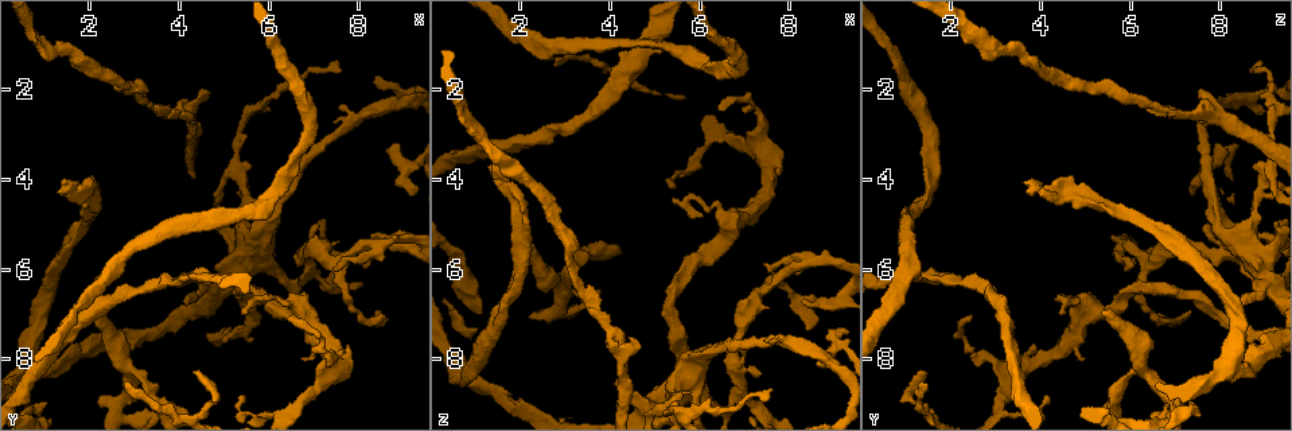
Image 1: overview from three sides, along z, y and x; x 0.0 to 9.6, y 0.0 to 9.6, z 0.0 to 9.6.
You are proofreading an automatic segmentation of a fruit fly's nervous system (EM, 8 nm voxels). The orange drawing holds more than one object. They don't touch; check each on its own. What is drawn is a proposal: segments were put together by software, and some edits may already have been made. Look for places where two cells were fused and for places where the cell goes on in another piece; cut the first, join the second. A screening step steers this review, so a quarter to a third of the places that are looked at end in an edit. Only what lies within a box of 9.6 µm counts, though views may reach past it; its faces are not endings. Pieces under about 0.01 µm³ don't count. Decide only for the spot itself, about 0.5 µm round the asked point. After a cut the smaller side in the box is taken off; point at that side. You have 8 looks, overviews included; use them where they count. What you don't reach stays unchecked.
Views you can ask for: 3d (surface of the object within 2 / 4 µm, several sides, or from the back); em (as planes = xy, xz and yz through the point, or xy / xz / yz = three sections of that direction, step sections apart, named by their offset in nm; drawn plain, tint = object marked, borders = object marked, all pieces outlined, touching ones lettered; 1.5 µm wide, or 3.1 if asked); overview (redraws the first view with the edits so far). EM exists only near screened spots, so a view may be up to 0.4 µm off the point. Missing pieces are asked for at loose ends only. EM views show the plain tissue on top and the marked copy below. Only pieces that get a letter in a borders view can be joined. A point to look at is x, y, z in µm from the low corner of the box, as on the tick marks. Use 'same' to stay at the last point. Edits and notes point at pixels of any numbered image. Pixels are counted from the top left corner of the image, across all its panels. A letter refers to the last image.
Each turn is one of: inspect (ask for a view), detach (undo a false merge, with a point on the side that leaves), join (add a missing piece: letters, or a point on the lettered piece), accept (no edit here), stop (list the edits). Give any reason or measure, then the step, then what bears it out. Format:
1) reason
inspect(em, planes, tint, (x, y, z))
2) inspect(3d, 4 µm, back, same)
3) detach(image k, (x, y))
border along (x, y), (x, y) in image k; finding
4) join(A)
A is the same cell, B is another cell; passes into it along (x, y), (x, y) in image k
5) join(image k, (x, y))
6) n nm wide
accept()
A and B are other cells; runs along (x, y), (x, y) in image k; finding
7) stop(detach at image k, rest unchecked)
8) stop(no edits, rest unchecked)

inspect(3d, 2 µm, (1.05, 8.90, 7.25))

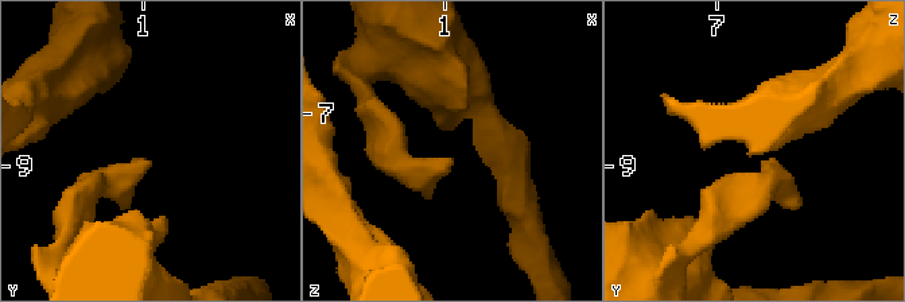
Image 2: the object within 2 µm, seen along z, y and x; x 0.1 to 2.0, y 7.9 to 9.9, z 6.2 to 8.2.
need the tissue
inspect(em, planes, borders, (1.04, 8.94, 7.32))

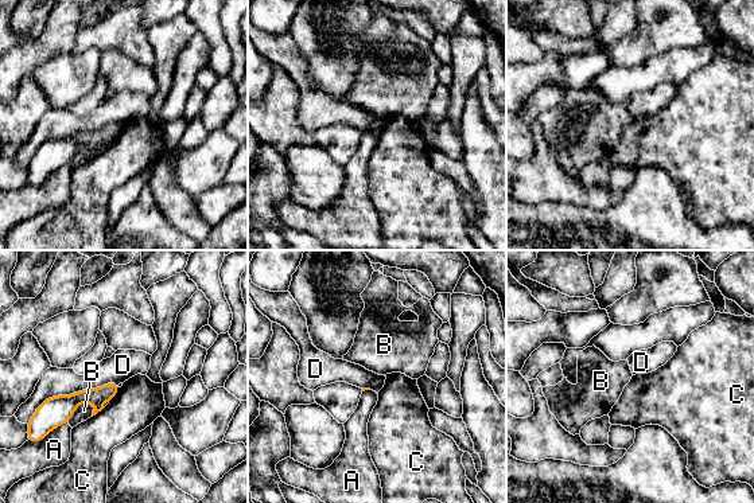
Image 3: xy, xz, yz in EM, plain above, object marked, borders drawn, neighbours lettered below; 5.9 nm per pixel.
accept()
A, B, C and D are other cells; border along (119, 382), (50, 396), (32, 414) in image 3; no lettered piece goes on from it

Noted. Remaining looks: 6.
two arms in line, one across
inspect(em, planes, borders, (1.90, 4.55, 4.85))

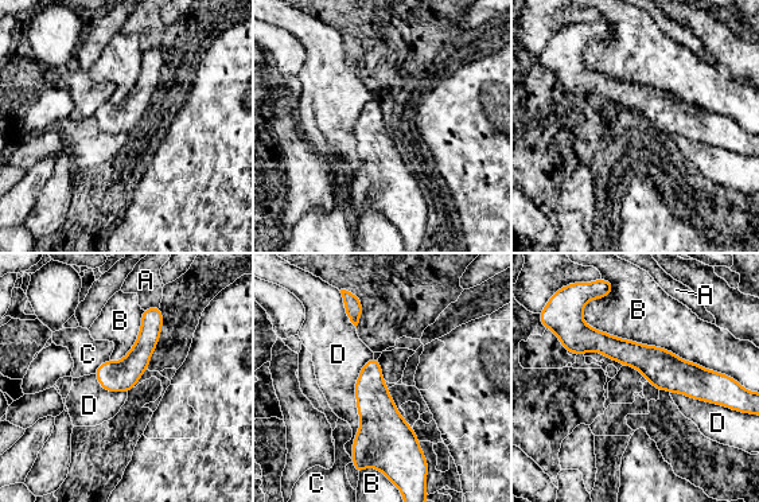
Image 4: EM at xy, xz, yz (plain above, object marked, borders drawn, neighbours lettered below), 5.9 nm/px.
accept()
A, B, C and D are other cells; border along (373, 357), (354, 386), (351, 458) in image 4; continuous, no second cell

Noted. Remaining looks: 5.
an open end
inspect(em, xy, step 4, tint, (4.35, 8.25, 1.40))

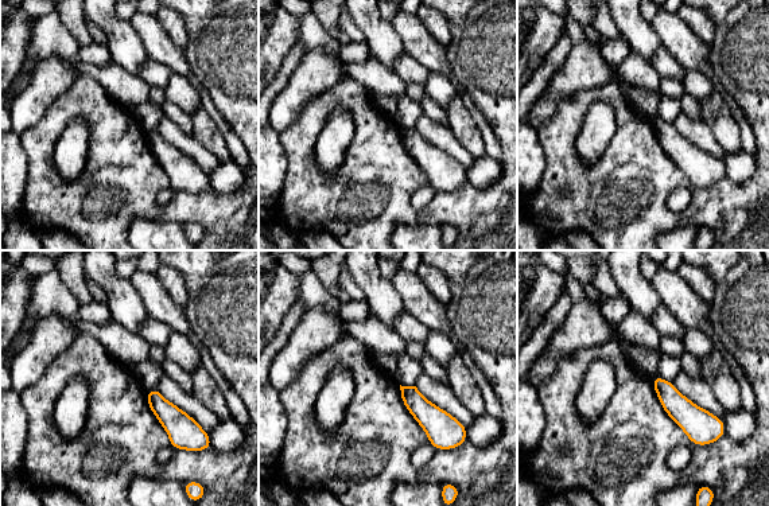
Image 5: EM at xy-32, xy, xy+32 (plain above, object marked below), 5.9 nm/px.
cut it another way
inspect(em, planes, borders, same)

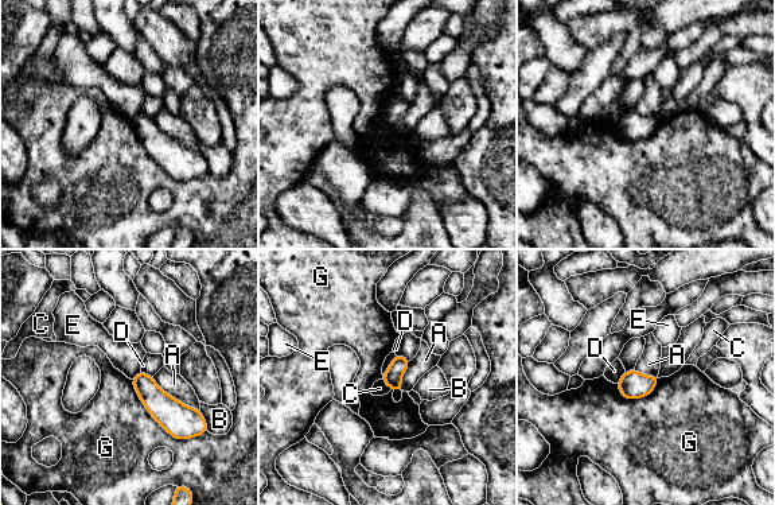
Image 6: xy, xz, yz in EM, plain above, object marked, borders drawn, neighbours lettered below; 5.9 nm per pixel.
110 nm wide
accept()
A, B, C, D, E and G are other cells; border along (152, 377), (164, 391), (199, 411) in image 6; no lettered piece goes on from it

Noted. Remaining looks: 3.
stop(no edits, rest unchecked)

